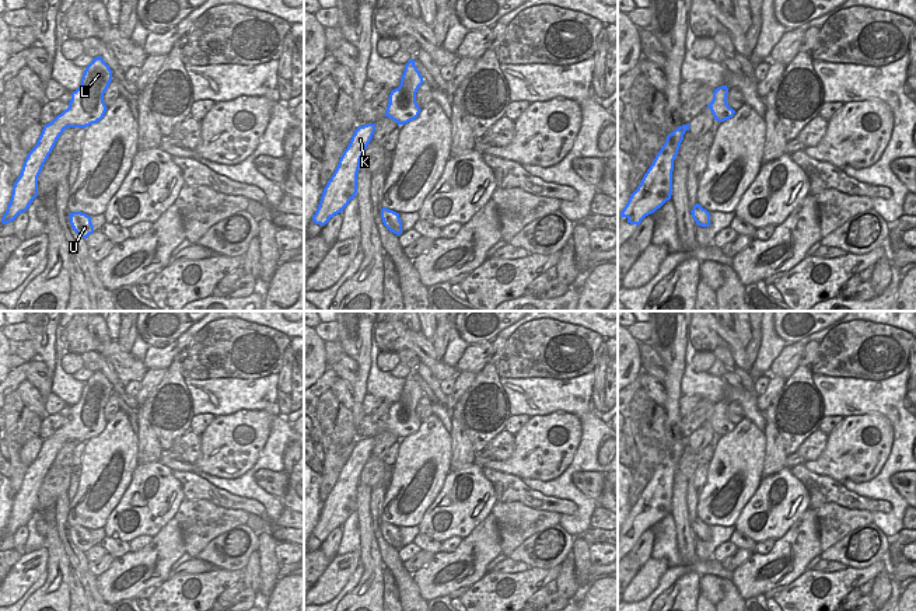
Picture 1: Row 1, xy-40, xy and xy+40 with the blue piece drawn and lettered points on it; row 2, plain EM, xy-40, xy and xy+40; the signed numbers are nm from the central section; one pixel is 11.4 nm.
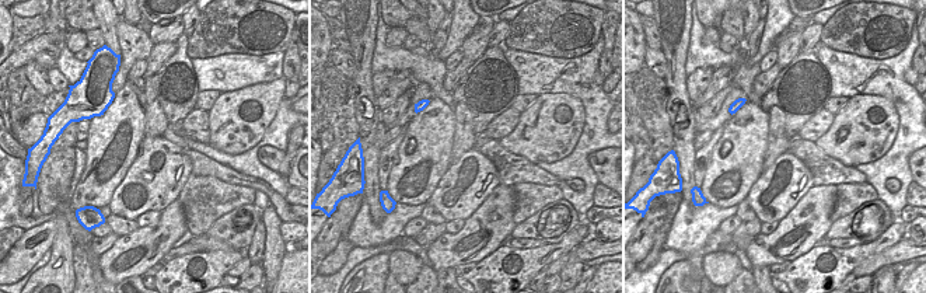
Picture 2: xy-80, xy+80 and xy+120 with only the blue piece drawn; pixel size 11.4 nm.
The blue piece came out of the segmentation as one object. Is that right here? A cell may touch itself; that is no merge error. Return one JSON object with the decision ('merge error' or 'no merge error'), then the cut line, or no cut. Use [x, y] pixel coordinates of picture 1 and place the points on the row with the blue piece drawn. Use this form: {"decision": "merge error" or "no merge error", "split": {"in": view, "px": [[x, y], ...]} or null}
{"decision": "no merge error", "split": null}

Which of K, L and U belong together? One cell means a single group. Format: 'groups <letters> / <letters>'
groups K L U

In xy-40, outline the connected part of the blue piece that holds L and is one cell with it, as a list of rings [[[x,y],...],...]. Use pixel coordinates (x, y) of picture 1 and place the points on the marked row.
[[[101,56],[85,67],[80,87],[71,92],[69,108],[45,125],[35,147],[28,153],[1,223],[14,221],[27,212],[38,196],[38,177],[57,139],[67,128],[87,128],[101,121],[106,112],[104,94],[112,81],[112,70]]]

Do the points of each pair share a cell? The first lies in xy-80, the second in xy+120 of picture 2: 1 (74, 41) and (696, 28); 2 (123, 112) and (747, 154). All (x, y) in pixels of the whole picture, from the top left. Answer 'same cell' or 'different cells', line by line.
1: different cells
2: same cell

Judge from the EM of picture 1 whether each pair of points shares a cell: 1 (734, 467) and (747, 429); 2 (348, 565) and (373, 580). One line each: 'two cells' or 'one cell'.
1: one cell
2: two cells

